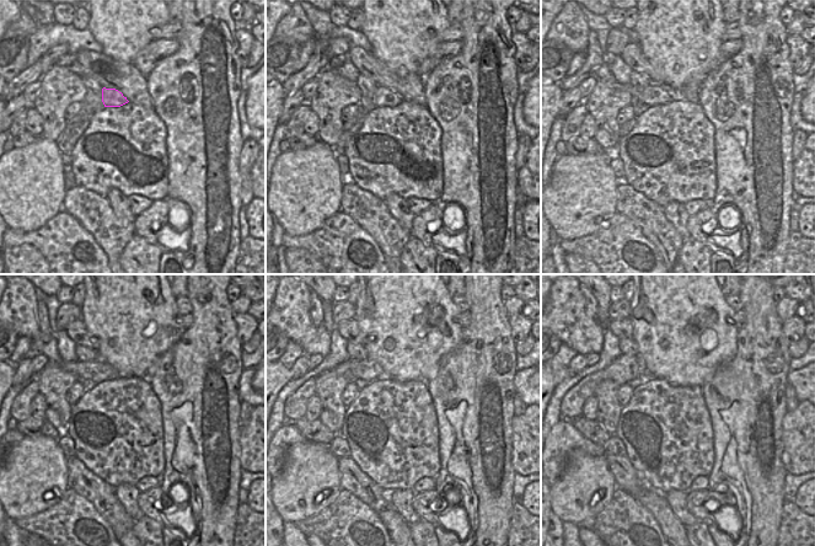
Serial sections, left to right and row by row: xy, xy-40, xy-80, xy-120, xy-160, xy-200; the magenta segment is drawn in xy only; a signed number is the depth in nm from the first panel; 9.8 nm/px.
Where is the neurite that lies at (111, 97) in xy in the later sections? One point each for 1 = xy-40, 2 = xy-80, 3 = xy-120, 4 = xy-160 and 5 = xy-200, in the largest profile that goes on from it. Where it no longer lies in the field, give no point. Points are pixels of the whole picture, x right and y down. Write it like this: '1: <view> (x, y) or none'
1: xy-40 (382, 97)
2: xy-80 (653, 95)
3: xy-120 (97, 370)
4: xy-160 (290, 308)
5: xy-200 (566, 316)

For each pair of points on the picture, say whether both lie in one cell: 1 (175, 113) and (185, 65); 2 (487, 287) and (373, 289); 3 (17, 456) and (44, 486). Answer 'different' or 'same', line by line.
1: same
2: different
3: same

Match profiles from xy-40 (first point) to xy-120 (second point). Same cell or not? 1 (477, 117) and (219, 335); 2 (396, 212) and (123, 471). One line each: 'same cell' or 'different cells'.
1: same cell
2: different cells

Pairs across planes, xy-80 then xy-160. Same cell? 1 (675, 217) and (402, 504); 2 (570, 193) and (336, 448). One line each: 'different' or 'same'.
1: same
2: different

